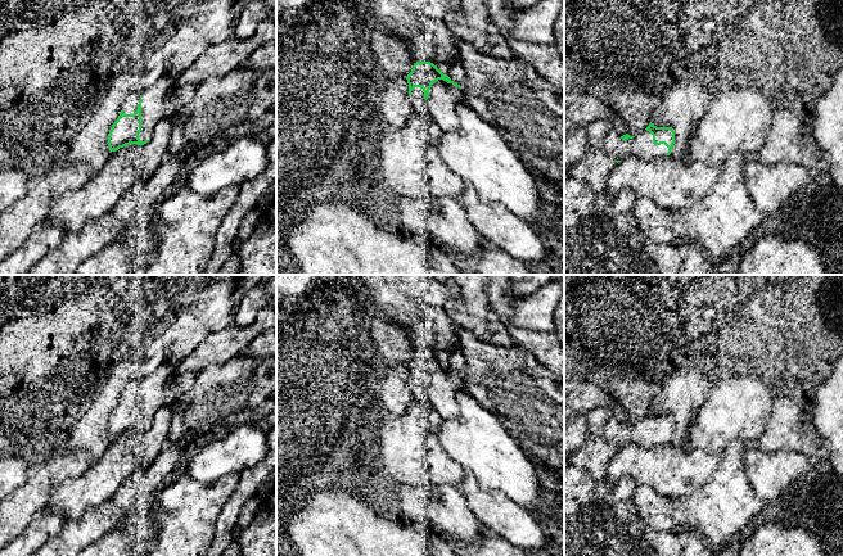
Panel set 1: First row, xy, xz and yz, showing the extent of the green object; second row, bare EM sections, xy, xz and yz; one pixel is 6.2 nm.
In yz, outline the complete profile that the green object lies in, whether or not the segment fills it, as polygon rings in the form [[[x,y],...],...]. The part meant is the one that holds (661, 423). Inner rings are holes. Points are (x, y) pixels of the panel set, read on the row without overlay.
[[[596,407],[586,413],[586,422],[589,437],[600,437],[617,451],[628,444],[654,448],[670,443],[675,431],[671,415],[657,415],[652,410],[636,424],[621,424],[610,408]]]

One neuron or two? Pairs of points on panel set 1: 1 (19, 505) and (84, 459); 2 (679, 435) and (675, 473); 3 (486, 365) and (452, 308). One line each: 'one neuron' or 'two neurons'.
1: one neuron
2: two neurons
3: two neurons

